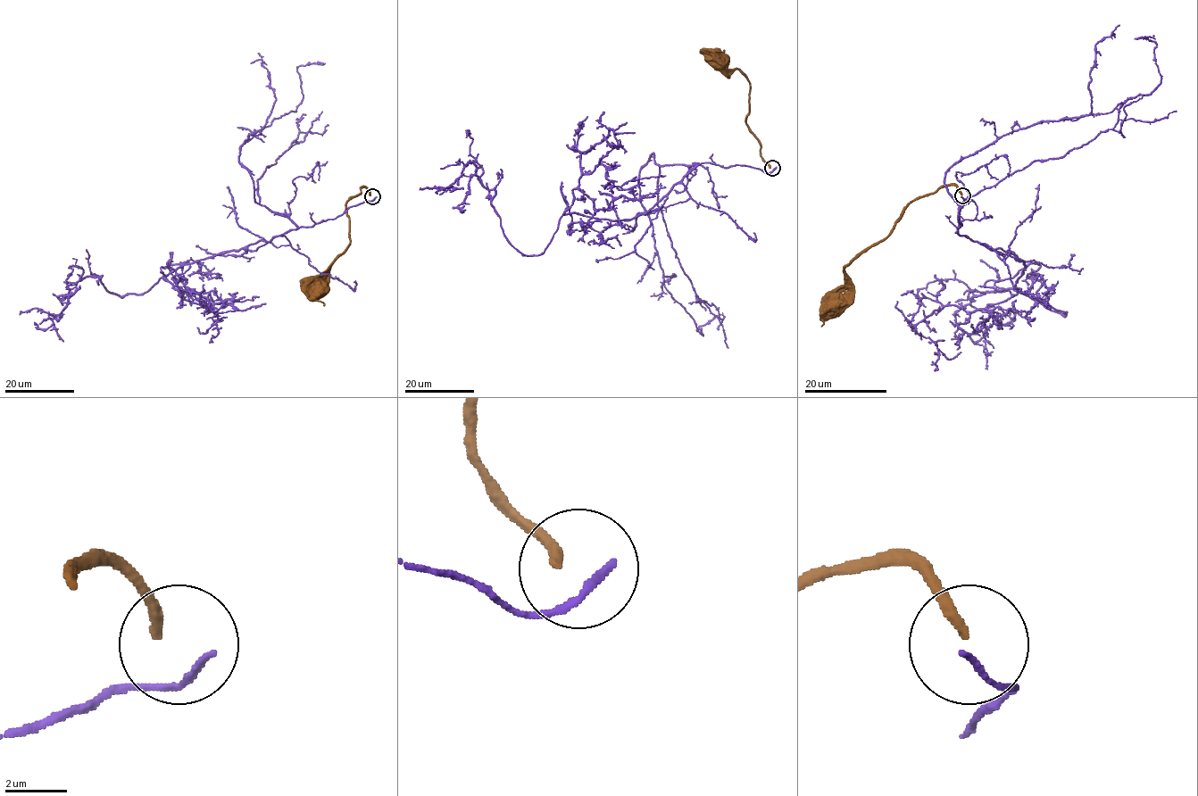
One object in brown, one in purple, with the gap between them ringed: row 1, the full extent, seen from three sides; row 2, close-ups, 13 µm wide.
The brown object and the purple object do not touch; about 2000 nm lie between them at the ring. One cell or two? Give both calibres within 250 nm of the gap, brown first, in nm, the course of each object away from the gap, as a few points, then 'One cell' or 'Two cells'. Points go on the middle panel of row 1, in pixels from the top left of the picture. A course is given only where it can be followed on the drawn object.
Thickness 380 nm (brown) against 280 nm. Course of brown: (769, 168), (761, 155), (759, 141), (746, 124), (749, 81), (737, 69), (725, 69), (716, 61). Course of purple: (774, 169), (696, 164), (632, 219), (565, 213), (534, 255), (503, 234), (471, 162), (453, 187), (434, 186). Two cells

